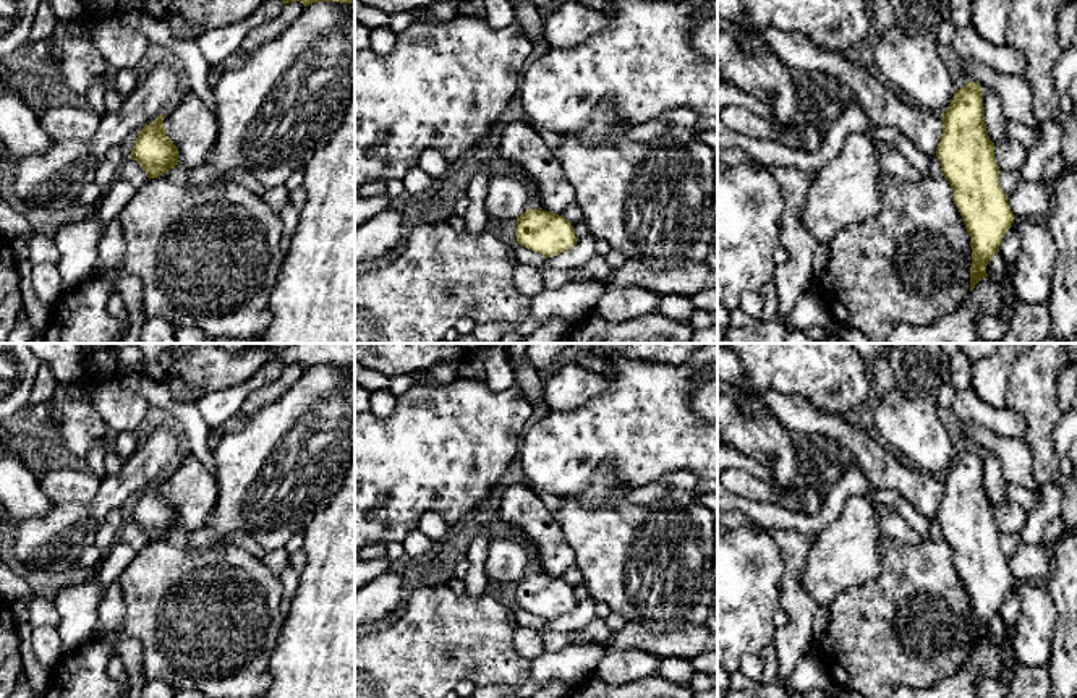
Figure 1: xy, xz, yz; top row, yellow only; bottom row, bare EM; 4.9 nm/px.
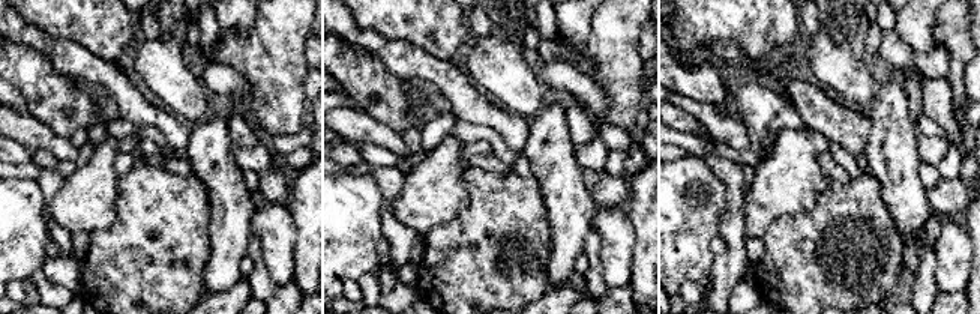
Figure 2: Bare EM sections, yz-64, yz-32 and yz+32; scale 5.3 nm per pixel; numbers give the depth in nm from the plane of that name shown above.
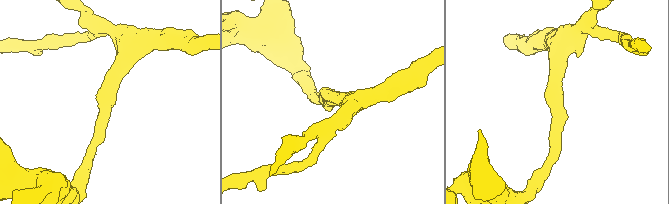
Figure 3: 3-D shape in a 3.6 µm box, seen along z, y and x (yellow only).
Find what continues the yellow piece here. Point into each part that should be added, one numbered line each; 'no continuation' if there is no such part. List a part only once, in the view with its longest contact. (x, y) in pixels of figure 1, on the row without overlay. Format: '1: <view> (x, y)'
no continuation

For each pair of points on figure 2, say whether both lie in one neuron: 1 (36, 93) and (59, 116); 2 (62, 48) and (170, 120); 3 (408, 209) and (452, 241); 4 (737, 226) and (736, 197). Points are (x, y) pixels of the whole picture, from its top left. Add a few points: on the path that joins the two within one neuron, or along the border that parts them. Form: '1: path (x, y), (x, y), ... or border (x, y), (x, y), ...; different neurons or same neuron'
1: path (42, 99), (53, 110); same neuron
2: path (89, 68), (105, 74), (143, 111); same neuron
3: border (462, 208), (449, 220), (434, 226), (423, 236); different neurons
4: path (736, 218), (736, 205); same neuron

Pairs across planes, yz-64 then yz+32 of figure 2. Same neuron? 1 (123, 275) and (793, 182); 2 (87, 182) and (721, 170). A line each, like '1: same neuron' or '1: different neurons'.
1: different neurons
2: different neurons

